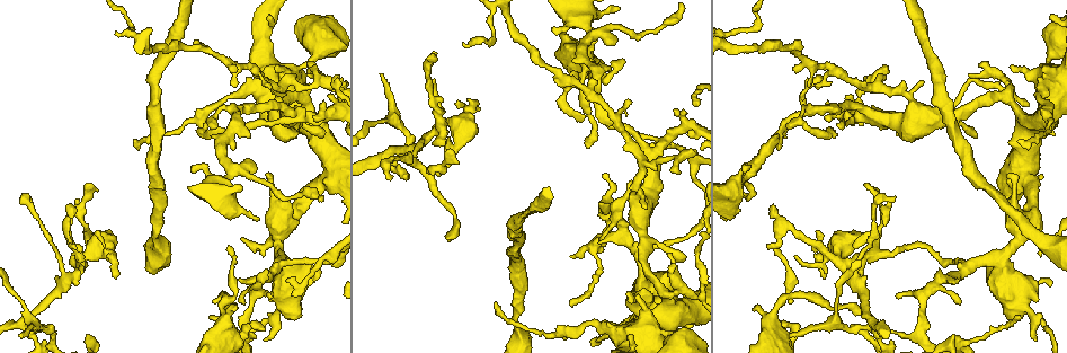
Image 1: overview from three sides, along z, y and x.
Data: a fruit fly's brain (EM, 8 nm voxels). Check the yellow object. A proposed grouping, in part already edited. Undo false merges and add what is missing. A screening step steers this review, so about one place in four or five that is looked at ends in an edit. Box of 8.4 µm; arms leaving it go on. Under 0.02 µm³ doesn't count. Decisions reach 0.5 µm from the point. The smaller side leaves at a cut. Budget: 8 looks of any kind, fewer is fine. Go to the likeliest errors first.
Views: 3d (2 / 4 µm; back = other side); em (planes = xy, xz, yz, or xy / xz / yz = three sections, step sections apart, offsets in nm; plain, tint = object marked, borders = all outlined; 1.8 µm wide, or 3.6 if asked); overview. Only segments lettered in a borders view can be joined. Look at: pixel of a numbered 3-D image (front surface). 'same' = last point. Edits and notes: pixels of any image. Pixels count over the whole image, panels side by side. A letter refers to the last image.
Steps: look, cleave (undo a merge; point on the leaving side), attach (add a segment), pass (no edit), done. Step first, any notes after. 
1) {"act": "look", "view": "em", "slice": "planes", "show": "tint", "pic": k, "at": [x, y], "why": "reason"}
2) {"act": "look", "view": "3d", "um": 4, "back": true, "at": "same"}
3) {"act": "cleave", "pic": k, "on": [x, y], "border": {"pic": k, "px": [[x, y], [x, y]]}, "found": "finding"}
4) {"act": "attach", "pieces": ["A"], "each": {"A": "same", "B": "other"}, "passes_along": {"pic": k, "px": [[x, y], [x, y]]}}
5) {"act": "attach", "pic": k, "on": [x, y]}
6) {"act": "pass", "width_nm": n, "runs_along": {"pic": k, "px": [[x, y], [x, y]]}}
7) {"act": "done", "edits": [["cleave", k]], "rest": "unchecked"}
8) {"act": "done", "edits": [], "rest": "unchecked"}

{"act": "look", "view": "em", "slice": "planes", "show": "borders", "pic": 1, "at": [434, 80], "why": "thin end"}

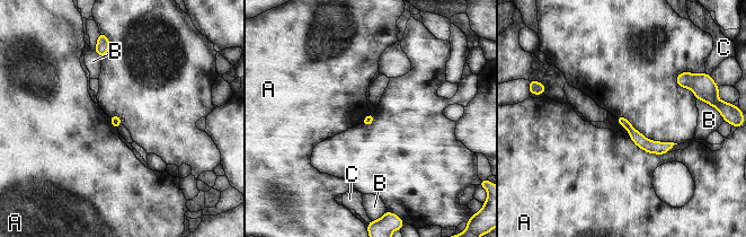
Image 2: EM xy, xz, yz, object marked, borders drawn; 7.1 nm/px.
{"act": "pass", "longest_contact_nm": ["A", 300], "each": {"A": "other", "B": "other", "C": "other"}, "found": "no lettered segment goes on from it"}

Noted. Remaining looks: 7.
{"act": "look", "view": "3d", "um": 4, "pic": 1, "at": [756, 305]}

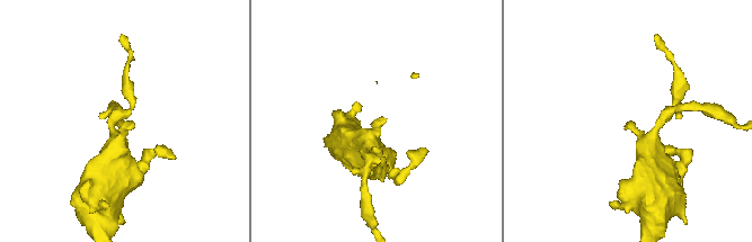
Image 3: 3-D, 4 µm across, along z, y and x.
{"act": "look", "view": "em", "slice": "xz", "step": 16, "show": "borders", "pic": 3, "at": [625, 125], "why": "need the tissue"}

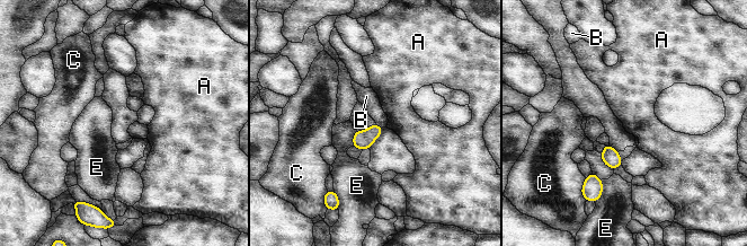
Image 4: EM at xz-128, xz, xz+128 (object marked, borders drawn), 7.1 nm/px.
{"act": "pass", "longest_contact_nm": ["E", 130], "each": {"A": "other", "B": "other", "C": "other", "E": "other"}, "found": "no lettered segment goes on from it"}

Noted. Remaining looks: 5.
{"act": "look", "view": "em", "slice": "planes", "show": "borders", "pic": 1, "at": [234, 107], "why": "thin neck"}

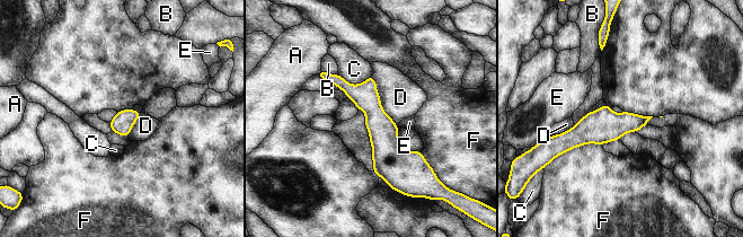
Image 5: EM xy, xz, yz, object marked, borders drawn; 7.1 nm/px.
{"act": "pass", "each": {"A": "other", "B": "other", "C": "other", "D": "other", "E": "other", "F": "other"}, "border": {"pic": 5, "px": [[371, 76], [381, 107], [398, 128]]}, "found": "one cell here"}

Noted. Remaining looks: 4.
{"act": "done", "edits": [], "rest": "unchecked"}

